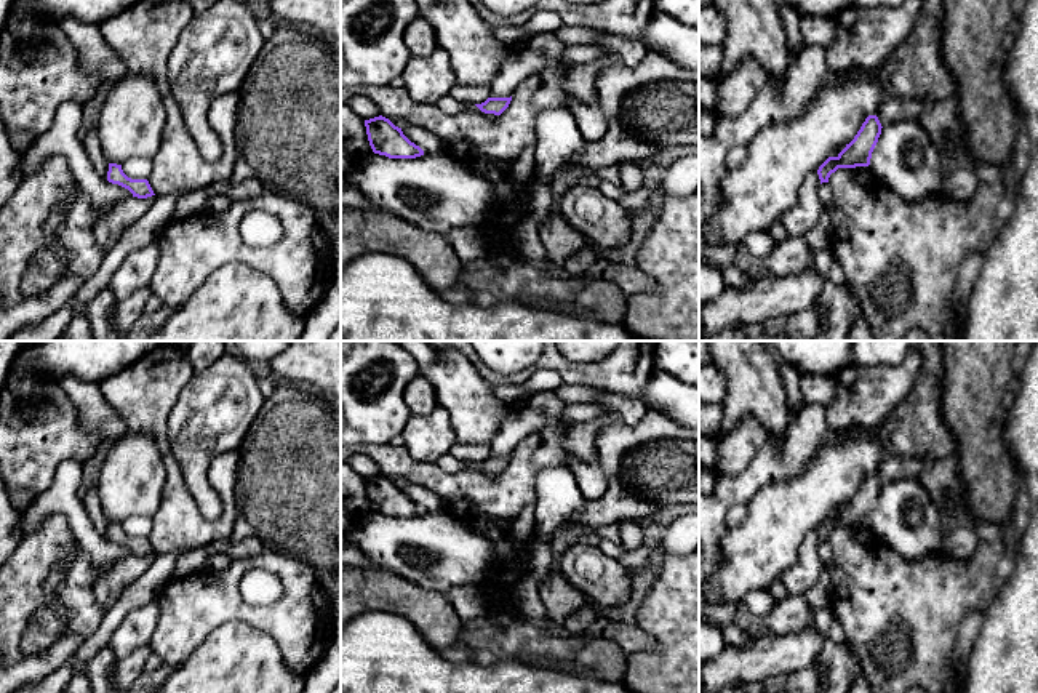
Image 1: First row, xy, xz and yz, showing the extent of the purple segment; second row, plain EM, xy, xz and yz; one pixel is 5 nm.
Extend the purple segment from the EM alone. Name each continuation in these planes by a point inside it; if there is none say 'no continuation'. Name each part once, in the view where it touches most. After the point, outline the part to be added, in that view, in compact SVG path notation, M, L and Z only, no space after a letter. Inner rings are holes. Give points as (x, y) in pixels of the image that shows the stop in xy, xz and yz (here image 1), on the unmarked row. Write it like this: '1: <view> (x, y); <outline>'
1: yz (898, 468); M892 458L883 463L876 475L881 485L897 479L918 479L926 463L921 458Z

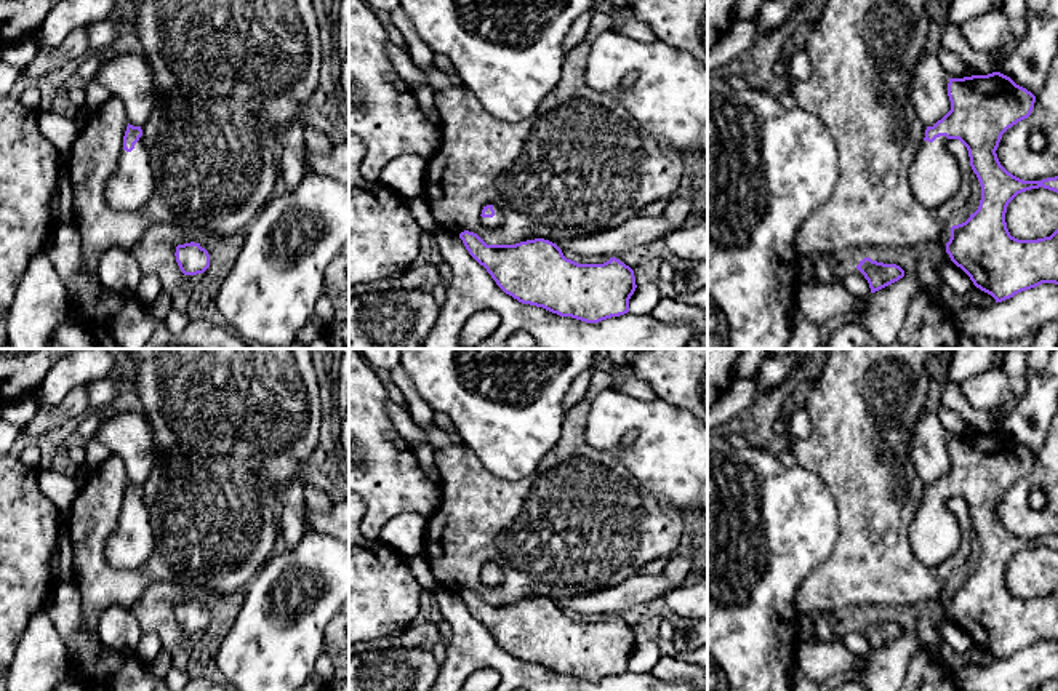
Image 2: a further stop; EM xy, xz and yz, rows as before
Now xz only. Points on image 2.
1: xz (496, 579); M493 565L493 568L493 576L480 576L480 581L487 589L496 589L504 585L504 571L498 565Z

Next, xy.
1: xy (132, 543); M141 494L131 510L122 507L118 525L106 544L106 558L114 568L133 569L150 557L154 545L150 513Z

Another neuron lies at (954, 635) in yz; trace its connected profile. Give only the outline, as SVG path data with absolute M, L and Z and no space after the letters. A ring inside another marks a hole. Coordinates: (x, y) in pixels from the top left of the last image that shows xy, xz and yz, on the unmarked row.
M943 617L938 624L941 638L956 651L956 653L970 653L975 646L970 635L957 625L951 617Z

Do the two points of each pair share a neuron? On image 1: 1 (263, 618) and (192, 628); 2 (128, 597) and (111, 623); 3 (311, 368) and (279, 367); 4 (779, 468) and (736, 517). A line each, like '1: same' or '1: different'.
1: same
2: same
3: same
4: different

